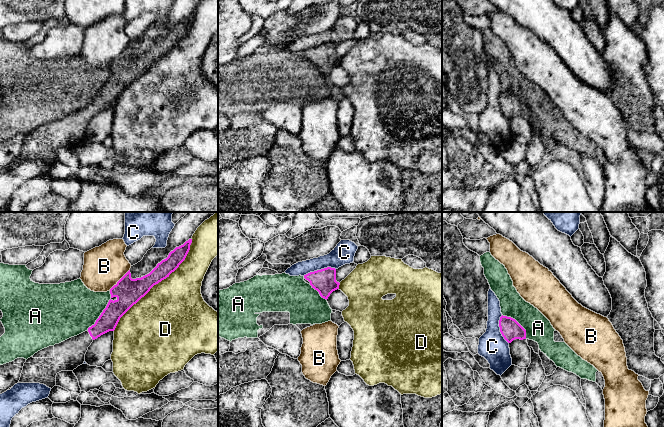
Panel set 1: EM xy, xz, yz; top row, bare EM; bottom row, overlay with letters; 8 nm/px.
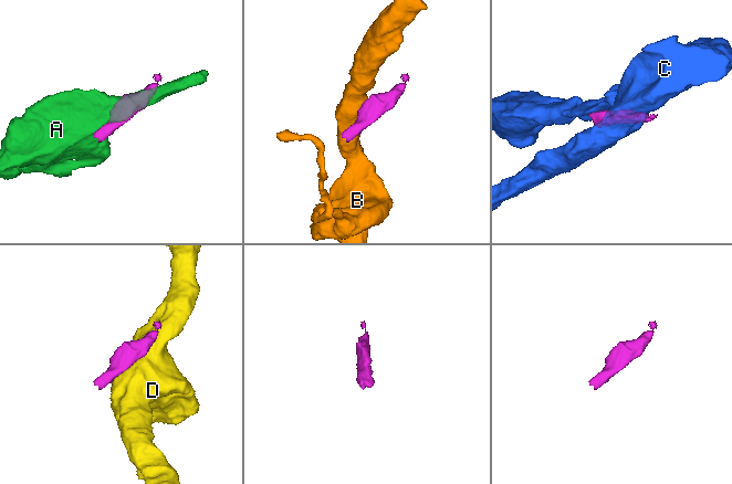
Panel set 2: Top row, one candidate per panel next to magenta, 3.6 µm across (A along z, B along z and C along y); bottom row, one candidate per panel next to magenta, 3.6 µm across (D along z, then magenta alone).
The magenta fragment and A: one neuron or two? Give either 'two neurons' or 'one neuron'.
two neurons

